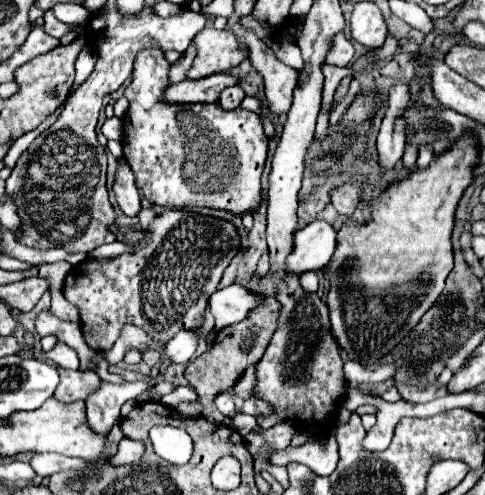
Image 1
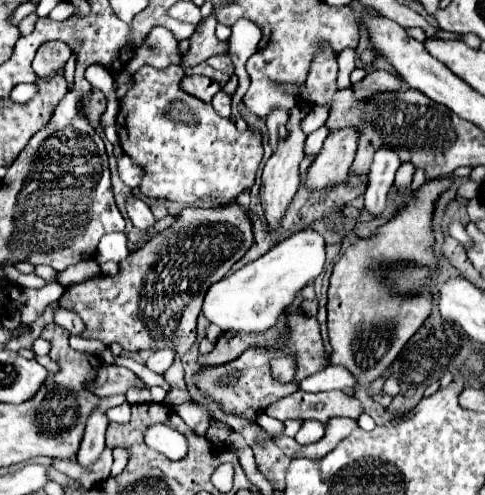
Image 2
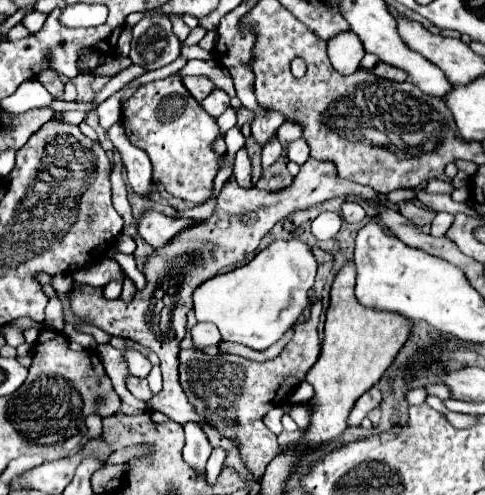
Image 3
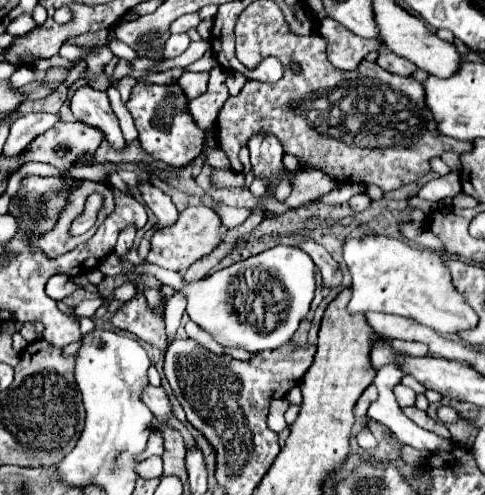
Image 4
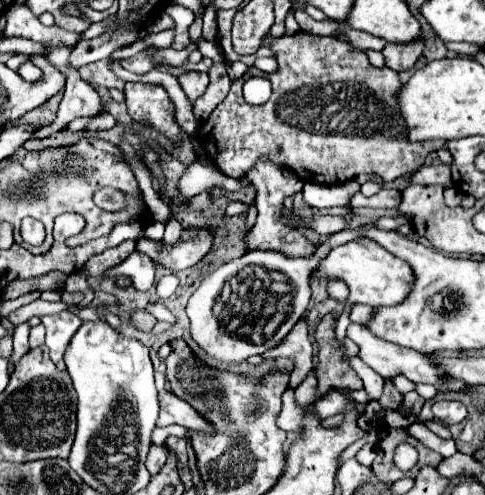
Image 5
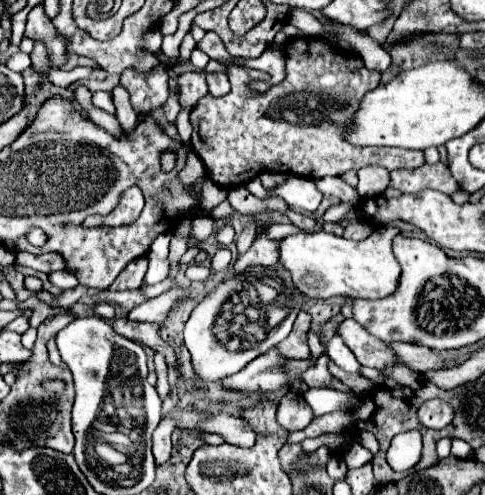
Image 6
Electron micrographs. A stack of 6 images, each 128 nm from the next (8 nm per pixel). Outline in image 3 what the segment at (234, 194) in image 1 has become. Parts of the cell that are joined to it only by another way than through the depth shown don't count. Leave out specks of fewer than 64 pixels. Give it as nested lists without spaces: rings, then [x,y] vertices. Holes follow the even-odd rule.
[[[178,74],[148,82],[148,84],[140,84],[138,90],[122,104],[122,123],[128,140],[150,156],[152,182],[162,184],[164,190],[170,192],[172,196],[194,204],[204,204],[214,196],[214,178],[216,178],[216,172],[220,170],[220,160],[224,158],[224,154],[214,152],[214,140],[220,136],[220,128],[216,120],[184,88],[182,78]]]

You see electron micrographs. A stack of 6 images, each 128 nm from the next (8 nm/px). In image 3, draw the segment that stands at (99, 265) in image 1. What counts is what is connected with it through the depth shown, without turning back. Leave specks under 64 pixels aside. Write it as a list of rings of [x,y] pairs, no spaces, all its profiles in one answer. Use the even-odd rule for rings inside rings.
[[[308,158],[306,164],[302,164],[298,176],[294,178],[292,186],[284,188],[284,192],[260,192],[256,188],[250,188],[250,190],[242,190],[234,176],[228,178],[228,182],[224,184],[220,196],[216,198],[216,210],[210,218],[206,220],[200,220],[196,222],[194,226],[182,230],[180,234],[176,234],[168,244],[164,244],[162,248],[154,250],[152,254],[148,254],[144,258],[144,276],[146,276],[146,286],[142,290],[138,290],[130,302],[124,302],[124,300],[106,300],[104,294],[102,294],[102,288],[92,288],[92,286],[82,286],[82,288],[74,288],[70,292],[70,310],[74,312],[74,316],[78,316],[80,320],[84,320],[86,324],[92,324],[112,336],[120,336],[120,338],[128,338],[132,342],[138,342],[142,346],[148,346],[150,350],[154,350],[160,358],[160,368],[162,368],[162,376],[164,376],[164,388],[160,394],[152,396],[150,402],[146,402],[150,406],[150,410],[158,410],[166,416],[170,416],[172,420],[176,420],[178,424],[184,424],[188,420],[196,420],[200,424],[208,424],[206,418],[198,416],[194,406],[188,402],[188,398],[184,396],[184,390],[180,386],[180,378],[178,378],[178,352],[180,352],[180,342],[184,340],[184,336],[188,334],[188,328],[186,328],[186,316],[188,312],[192,310],[192,294],[194,290],[206,282],[208,278],[214,278],[222,268],[226,266],[232,266],[232,264],[238,264],[246,258],[246,254],[254,252],[260,244],[260,240],[264,238],[264,234],[282,218],[290,216],[292,212],[296,210],[302,210],[302,208],[310,208],[314,204],[320,204],[320,202],[326,202],[330,198],[336,198],[336,196],[352,196],[352,198],[364,198],[370,202],[370,206],[376,208],[376,212],[380,216],[384,216],[386,208],[380,208],[376,206],[374,198],[376,198],[376,192],[368,186],[360,186],[356,182],[348,182],[344,178],[338,176],[336,172],[336,166],[332,160],[316,160],[316,158]]]

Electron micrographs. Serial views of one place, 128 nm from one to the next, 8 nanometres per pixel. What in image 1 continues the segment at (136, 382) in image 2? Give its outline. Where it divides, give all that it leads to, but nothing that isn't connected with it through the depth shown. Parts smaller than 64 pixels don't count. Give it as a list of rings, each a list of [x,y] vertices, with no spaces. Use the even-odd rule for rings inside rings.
[[[58,368],[60,372],[60,386],[54,392],[54,398],[62,404],[72,404],[76,400],[84,400],[90,392],[94,392],[100,386],[100,376],[92,370],[80,372],[80,370],[66,370]]]

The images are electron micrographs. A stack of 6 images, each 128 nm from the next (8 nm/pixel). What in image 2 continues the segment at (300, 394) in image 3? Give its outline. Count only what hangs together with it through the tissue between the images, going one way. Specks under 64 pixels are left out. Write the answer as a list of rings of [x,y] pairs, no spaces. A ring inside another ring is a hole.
[[[328,366],[318,374],[304,378],[300,384],[300,390],[320,392],[320,390],[340,390],[348,386],[356,386],[356,378],[352,376],[352,372],[344,366]]]

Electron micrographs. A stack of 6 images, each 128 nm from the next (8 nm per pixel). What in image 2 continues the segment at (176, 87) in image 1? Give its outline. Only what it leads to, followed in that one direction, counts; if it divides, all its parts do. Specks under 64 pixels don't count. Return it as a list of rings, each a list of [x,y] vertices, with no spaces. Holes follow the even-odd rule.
[[[184,76],[180,82],[180,88],[184,92],[200,98],[202,102],[210,102],[212,96],[222,90],[222,86],[216,80],[206,78],[206,76]]]

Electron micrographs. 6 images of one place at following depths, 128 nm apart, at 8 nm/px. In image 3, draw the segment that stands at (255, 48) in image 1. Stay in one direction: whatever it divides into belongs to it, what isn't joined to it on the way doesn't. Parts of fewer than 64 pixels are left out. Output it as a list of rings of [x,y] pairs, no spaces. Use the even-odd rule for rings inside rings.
[[[274,132],[274,136],[264,144],[264,150],[262,150],[262,166],[268,168],[270,164],[276,162],[276,158],[282,154],[282,144]]]

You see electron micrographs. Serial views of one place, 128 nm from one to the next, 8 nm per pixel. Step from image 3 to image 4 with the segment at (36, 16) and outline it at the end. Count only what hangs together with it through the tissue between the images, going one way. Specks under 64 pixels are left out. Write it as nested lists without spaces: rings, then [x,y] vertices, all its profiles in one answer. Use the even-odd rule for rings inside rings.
[[[20,14],[20,16],[8,26],[8,32],[10,32],[12,36],[24,36],[24,34],[28,34],[28,32],[34,30],[34,28],[36,28],[36,22],[34,22],[32,14]]]

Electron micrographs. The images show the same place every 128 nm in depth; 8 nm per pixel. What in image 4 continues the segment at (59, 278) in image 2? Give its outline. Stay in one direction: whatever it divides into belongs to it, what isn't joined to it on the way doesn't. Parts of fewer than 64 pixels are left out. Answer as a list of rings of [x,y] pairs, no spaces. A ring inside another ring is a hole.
[[[274,246],[262,254],[250,256],[248,260],[236,262],[224,270],[214,272],[208,278],[196,282],[184,282],[178,272],[163,269],[154,264],[134,266],[118,254],[108,254],[96,266],[104,276],[120,274],[148,274],[161,284],[181,290],[188,300],[188,316],[192,322],[202,326],[214,336],[220,346],[238,346],[248,352],[262,352],[278,348],[298,330],[300,320],[308,314],[314,298],[314,262],[296,246]],[[180,280],[180,284],[178,284]],[[270,280],[270,282],[268,282]]]

